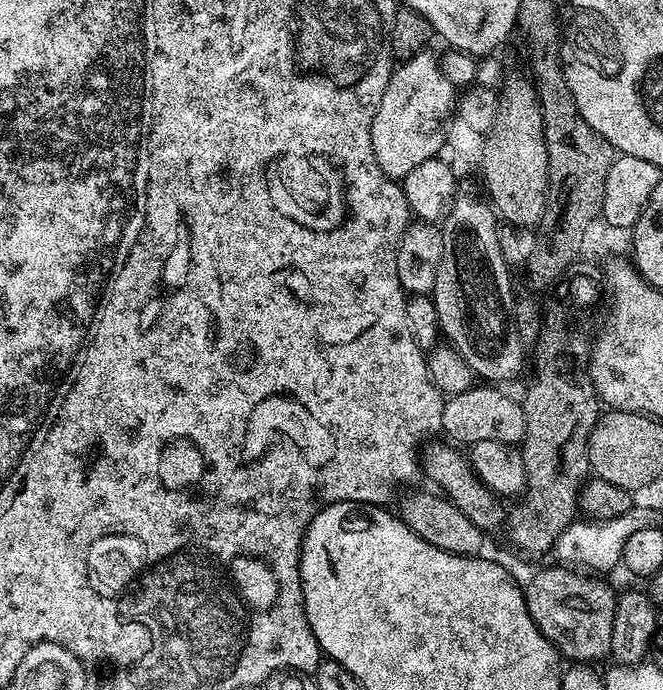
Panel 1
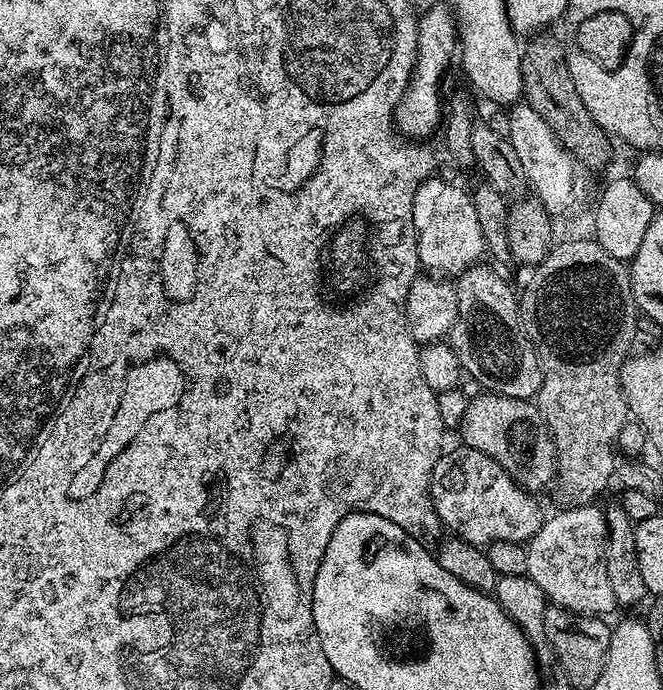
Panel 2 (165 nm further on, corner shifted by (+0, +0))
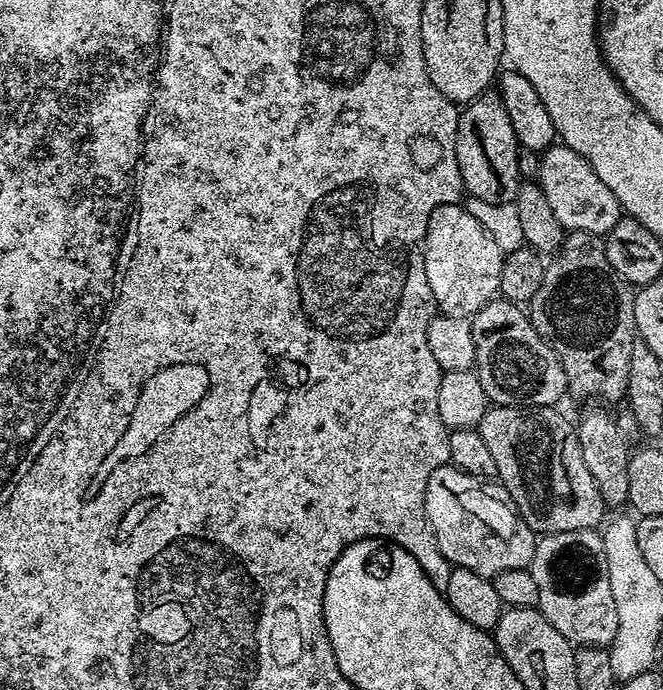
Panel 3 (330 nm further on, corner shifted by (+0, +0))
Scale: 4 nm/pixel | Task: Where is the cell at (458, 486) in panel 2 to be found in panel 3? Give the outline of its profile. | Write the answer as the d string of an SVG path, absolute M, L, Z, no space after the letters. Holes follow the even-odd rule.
M450 462L443 464L438 466L438 470L434 470L434 474L430 474L430 482L426 482L424 509L428 515L428 525L438 542L438 550L442 550L444 557L455 567L474 570L474 574L491 578L502 574L502 570L518 570L531 565L537 533L520 517L516 505L508 499L507 490L499 483L474 474L466 474Z

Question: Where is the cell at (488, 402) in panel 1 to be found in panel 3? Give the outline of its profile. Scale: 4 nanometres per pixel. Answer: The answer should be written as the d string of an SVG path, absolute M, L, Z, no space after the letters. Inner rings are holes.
M489 407L482 418L478 431L482 434L482 442L486 442L490 455L494 457L496 476L499 483L508 492L508 499L516 505L520 517L528 523L537 534L569 532L570 530L596 530L605 523L606 505L598 486L594 482L594 474L590 474L586 466L586 458L582 458L582 446L576 437L573 421L568 421L555 407L547 408L506 408Z

